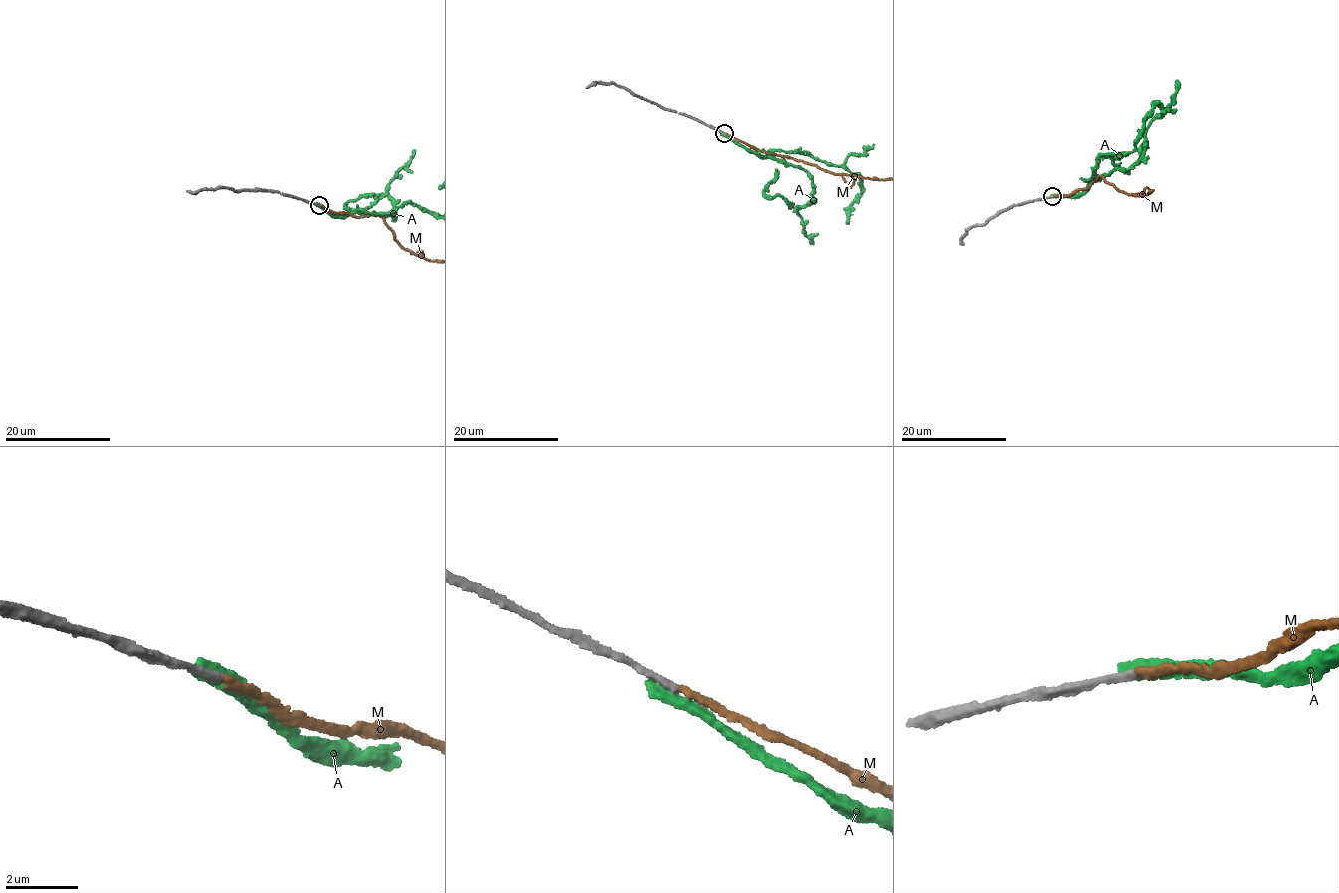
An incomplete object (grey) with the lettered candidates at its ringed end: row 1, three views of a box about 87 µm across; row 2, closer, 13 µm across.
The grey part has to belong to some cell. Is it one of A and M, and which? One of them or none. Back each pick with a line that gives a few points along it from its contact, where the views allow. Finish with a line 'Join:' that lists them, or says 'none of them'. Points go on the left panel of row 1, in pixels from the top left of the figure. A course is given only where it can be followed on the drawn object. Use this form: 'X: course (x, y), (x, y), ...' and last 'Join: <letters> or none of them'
Join: M

